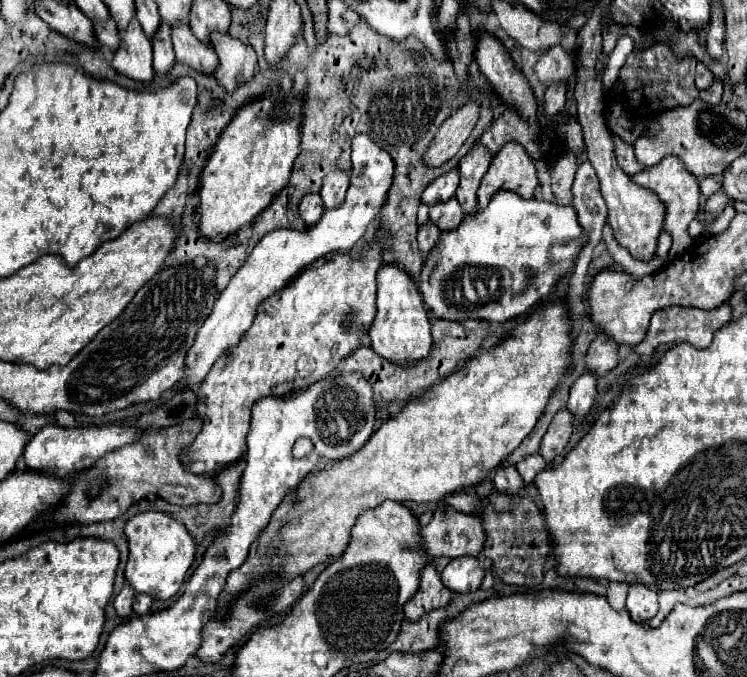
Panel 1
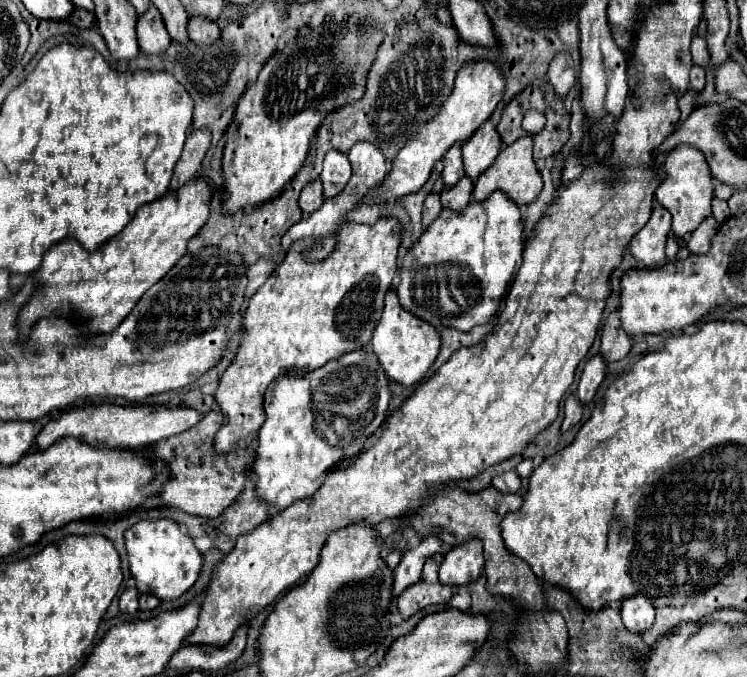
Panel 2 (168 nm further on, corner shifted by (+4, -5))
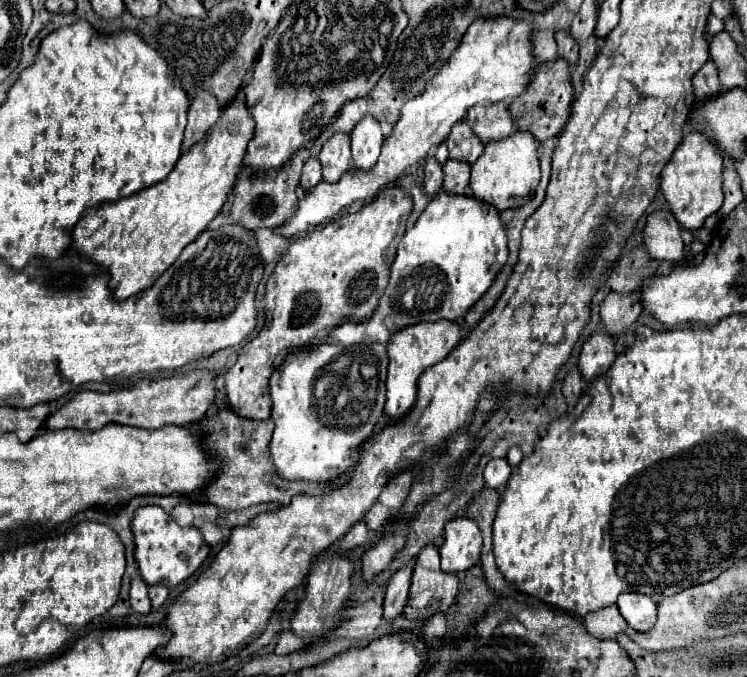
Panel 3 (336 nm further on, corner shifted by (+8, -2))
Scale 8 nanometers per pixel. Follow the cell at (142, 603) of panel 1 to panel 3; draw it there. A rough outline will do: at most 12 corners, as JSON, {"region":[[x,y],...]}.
{"region":[[162,584],[150,586],[152,608],[158,610],[168,598]]}

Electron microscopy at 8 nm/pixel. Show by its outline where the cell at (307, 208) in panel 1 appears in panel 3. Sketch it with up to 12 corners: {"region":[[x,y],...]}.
{"region":[[316,158],[302,168],[300,186],[312,190],[322,180],[322,168]]}

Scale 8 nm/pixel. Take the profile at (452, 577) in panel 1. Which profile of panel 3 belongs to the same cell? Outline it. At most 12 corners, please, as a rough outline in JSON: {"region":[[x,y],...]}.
{"region":[[460,516],[444,526],[440,566],[458,574],[480,560],[482,536]]}

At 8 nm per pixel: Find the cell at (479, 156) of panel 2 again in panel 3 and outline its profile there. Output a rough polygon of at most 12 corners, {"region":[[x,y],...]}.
{"region":[[480,102],[464,122],[482,146],[514,132],[508,102]]}

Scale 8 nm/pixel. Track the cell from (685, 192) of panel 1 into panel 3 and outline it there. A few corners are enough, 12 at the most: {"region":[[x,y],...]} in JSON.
{"region":[[688,134],[660,190],[686,230],[718,212],[722,156]]}

